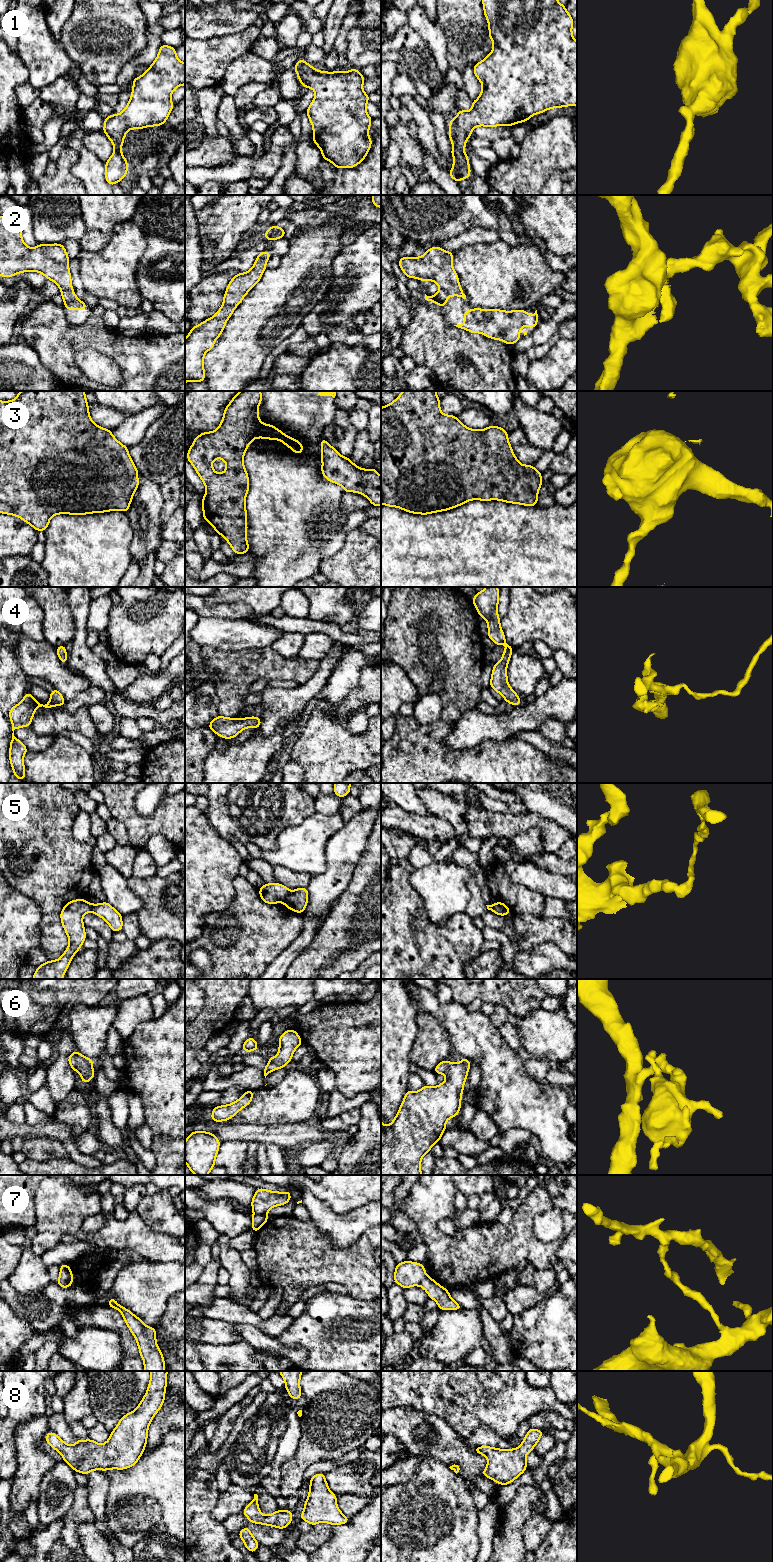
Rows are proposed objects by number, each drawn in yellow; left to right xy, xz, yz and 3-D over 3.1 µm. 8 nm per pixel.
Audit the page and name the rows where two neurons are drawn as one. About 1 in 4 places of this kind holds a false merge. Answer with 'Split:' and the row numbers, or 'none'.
Split: 3, 5, 7

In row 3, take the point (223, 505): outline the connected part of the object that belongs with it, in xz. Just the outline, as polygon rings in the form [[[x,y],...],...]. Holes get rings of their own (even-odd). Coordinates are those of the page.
[[[240,391],[236,396],[234,396],[232,398],[231,402],[225,407],[224,415],[223,415],[222,421],[220,423],[220,426],[215,431],[203,432],[199,436],[197,436],[194,439],[192,446],[189,448],[188,452],[187,452],[187,460],[193,465],[195,471],[197,472],[199,477],[202,479],[204,485],[206,486],[206,494],[203,496],[203,499],[202,499],[203,518],[216,530],[216,532],[219,535],[222,535],[225,538],[225,540],[229,543],[230,547],[233,549],[235,554],[245,554],[245,553],[248,553],[248,551],[249,551],[249,544],[246,539],[246,532],[248,530],[248,527],[247,527],[247,511],[246,511],[246,507],[245,507],[246,495],[249,491],[249,477],[248,477],[247,471],[244,467],[244,463],[243,463],[244,454],[245,454],[249,444],[255,438],[264,438],[266,440],[270,439],[270,438],[267,438],[266,436],[269,435],[272,431],[279,429],[279,428],[275,428],[271,424],[263,424],[259,420],[258,406],[260,405],[261,402],[262,402],[261,391]],[[280,430],[280,435],[282,437],[281,439],[271,439],[271,440],[280,440],[288,448],[291,448],[295,454],[301,454],[303,452],[303,444],[301,442],[299,442],[298,440],[294,440],[292,437],[288,437],[286,433],[282,434],[281,430]],[[217,458],[223,459],[226,463],[226,469],[221,474],[216,473],[212,467],[213,461]]]

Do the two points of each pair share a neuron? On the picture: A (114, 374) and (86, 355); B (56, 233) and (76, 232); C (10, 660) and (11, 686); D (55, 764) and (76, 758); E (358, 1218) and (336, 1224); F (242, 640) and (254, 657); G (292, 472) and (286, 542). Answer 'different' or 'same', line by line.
A: same
B: same
C: same
D: same
E: same
F: different
G: same

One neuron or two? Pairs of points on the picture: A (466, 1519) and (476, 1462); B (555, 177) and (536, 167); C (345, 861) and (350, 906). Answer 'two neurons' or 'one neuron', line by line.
A: two neurons
B: two neurons
C: two neurons

